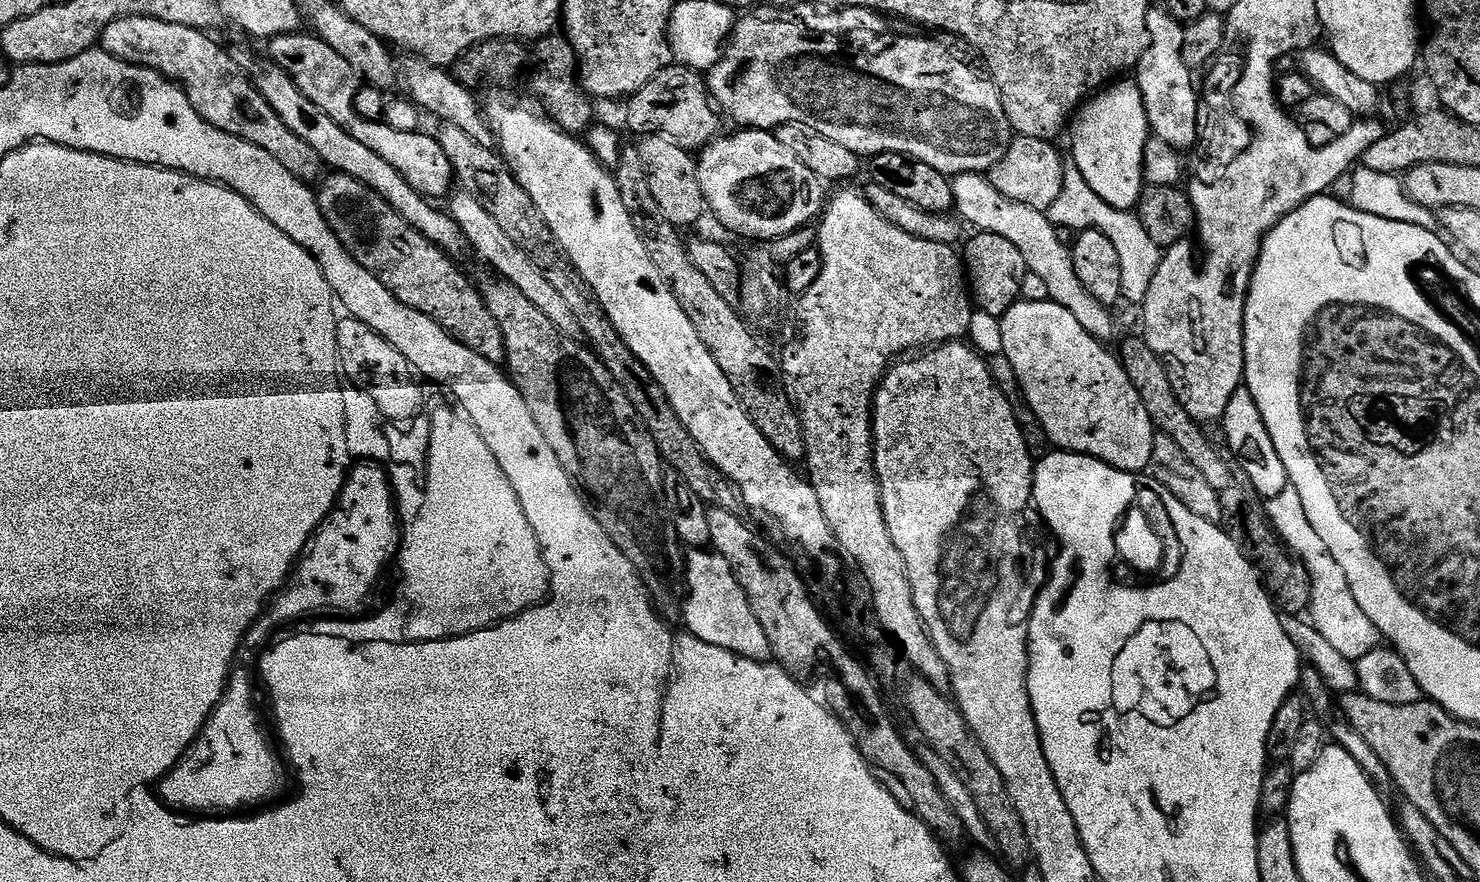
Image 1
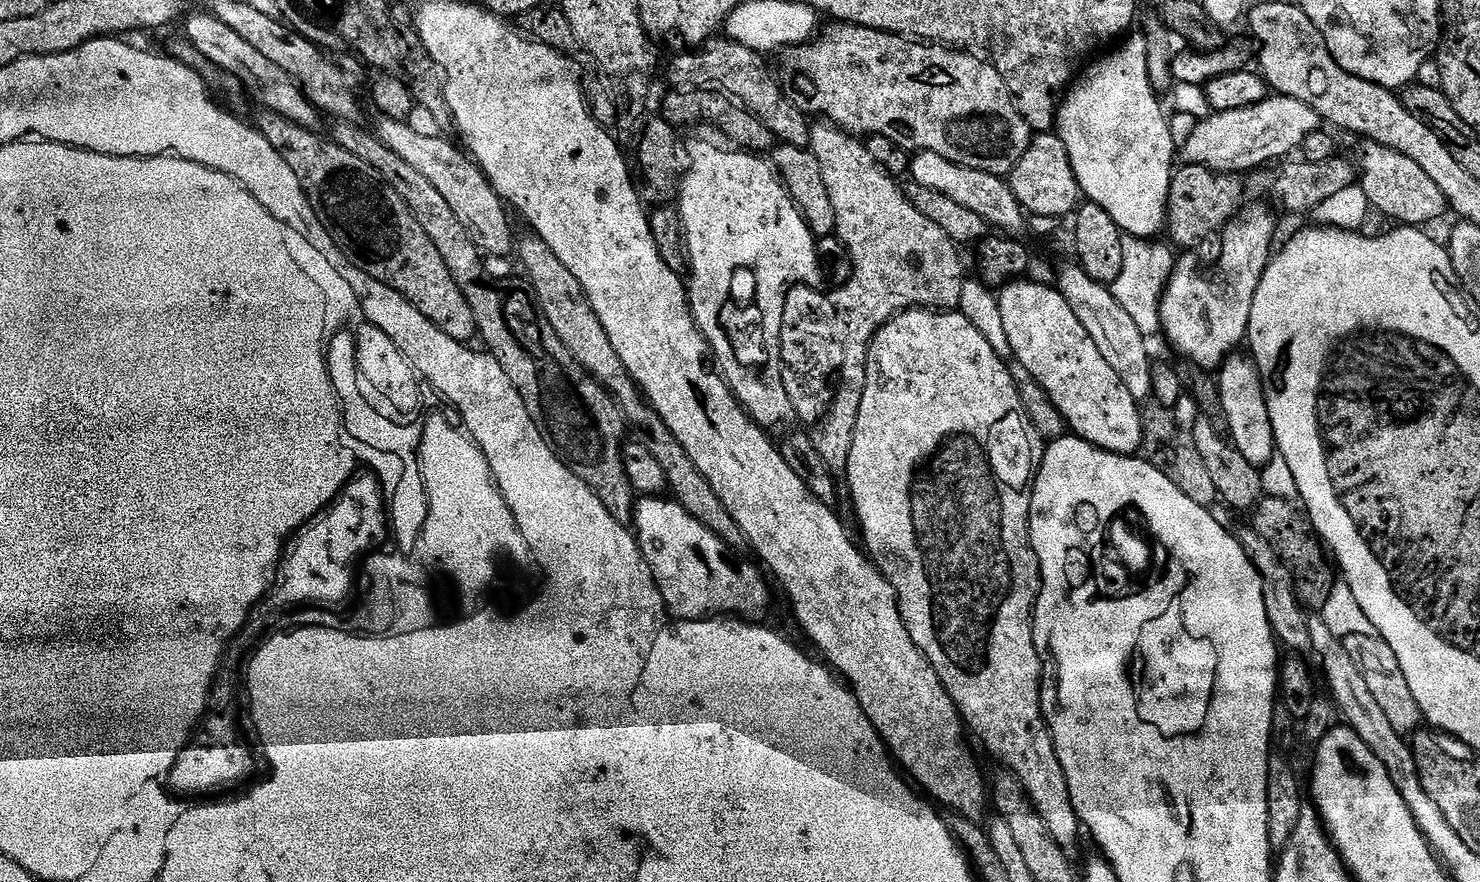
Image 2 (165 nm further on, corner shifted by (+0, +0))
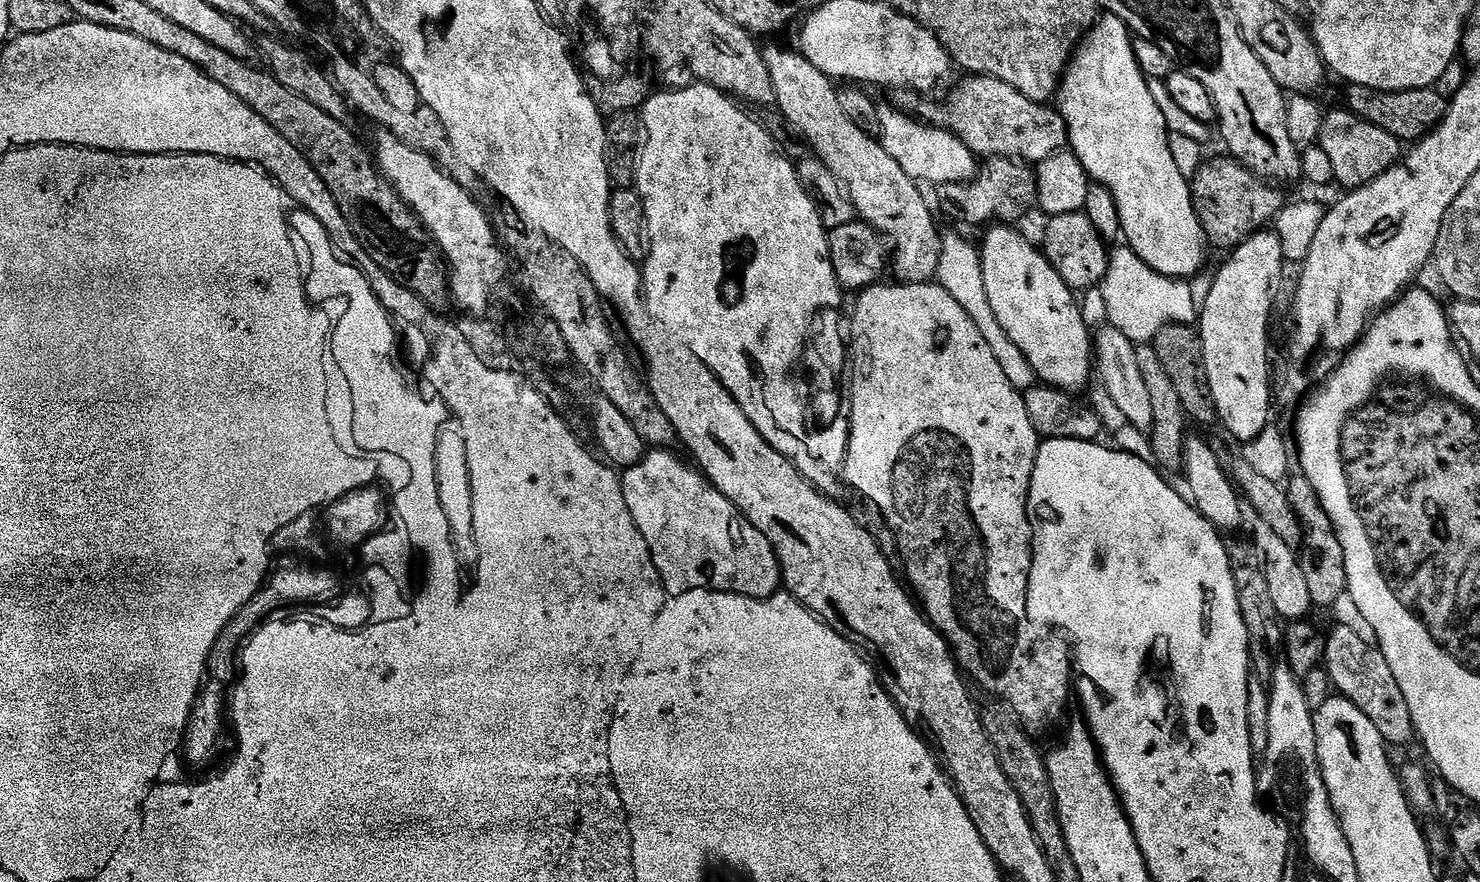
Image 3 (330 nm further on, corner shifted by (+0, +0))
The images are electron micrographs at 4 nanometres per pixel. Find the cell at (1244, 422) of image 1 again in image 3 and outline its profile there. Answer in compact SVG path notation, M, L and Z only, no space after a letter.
M1261 230L1253 234L1246 242L1242 242L1237 248L1231 249L1228 261L1221 266L1216 272L1216 277L1212 280L1212 285L1208 288L1208 297L1203 297L1202 307L1198 312L1198 331L1200 333L1200 341L1202 342L1202 350L1204 351L1204 361L1206 362L1206 374L1210 382L1210 394L1214 398L1214 406L1219 423L1224 423L1224 428L1239 442L1247 442L1258 438L1258 434L1262 434L1262 430L1266 430L1266 426L1273 419L1272 404L1274 405L1274 376L1268 373L1268 323L1272 320L1272 307L1276 304L1276 295L1280 292L1280 279L1284 276L1284 268L1286 261L1283 256L1282 244L1276 236L1275 231Z

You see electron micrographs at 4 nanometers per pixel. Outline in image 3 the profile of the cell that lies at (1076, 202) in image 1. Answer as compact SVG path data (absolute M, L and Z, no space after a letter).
M1127 246L1113 247L1110 252L1110 282L1100 285L1102 298L1106 298L1107 323L1118 328L1133 344L1152 344L1158 330L1171 324L1195 325L1198 320L1198 296L1192 293L1188 280L1175 280L1158 274L1134 250Z

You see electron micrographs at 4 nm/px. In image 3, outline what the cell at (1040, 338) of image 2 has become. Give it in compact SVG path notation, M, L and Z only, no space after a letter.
M992 226L985 231L988 233L980 257L990 310L994 310L994 318L998 318L998 326L1006 330L1010 342L1026 354L1026 362L1030 362L1041 385L1080 394L1094 376L1093 333L1084 321L1077 293L1062 282L1043 251L1016 230L1012 226Z

